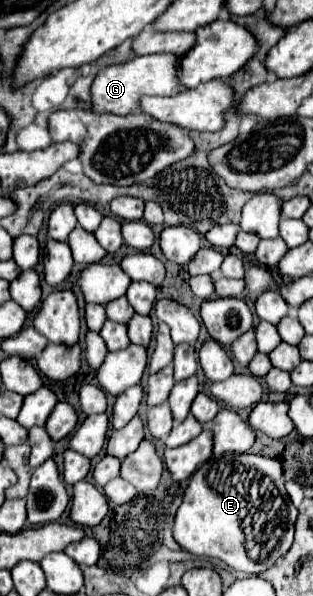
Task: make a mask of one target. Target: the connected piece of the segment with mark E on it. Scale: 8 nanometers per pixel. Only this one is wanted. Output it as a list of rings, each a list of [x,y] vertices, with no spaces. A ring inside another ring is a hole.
[[[221,455],[205,461],[189,479],[189,485],[183,493],[181,507],[177,509],[173,537],[181,545],[181,549],[225,561],[229,567],[237,571],[245,571],[249,575],[263,573],[271,567],[271,561],[289,551],[293,543],[297,509],[293,507],[285,485],[283,485],[283,467],[277,459],[269,459],[263,455]],[[263,497],[281,497],[279,501],[263,501]]]

